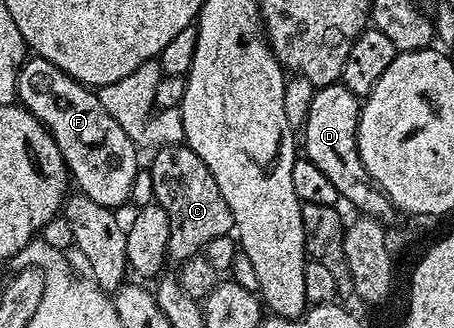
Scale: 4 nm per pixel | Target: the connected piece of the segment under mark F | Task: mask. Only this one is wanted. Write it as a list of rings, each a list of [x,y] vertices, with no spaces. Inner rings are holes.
[[[32,55],[18,71],[16,95],[19,104],[48,128],[79,192],[113,211],[119,210],[119,205],[129,204],[138,168],[138,149],[126,131],[107,114],[106,108],[89,86],[81,85],[54,67],[54,63]]]

